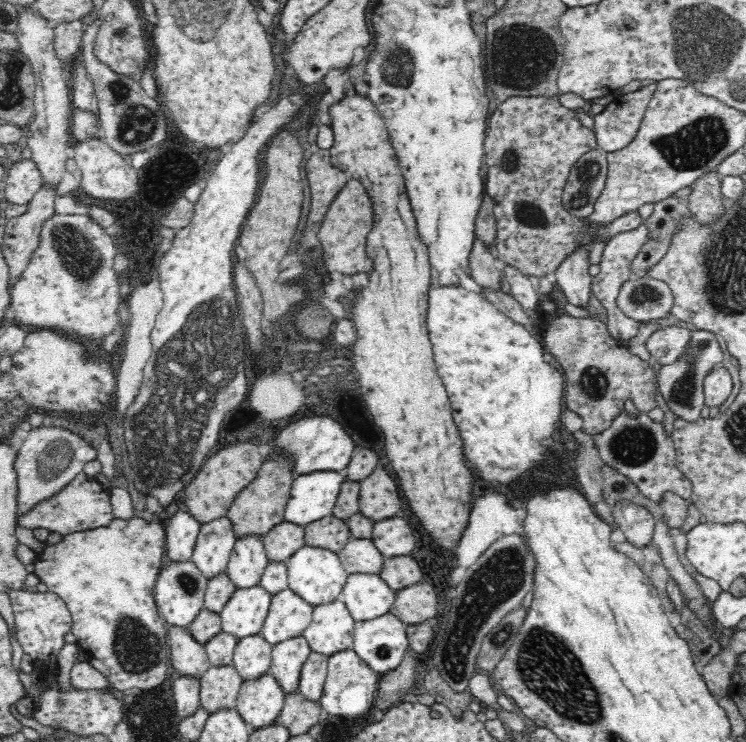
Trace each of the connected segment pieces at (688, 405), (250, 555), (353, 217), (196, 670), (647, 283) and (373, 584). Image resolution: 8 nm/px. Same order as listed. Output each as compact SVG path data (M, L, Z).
M695 329L689 332L690 338L685 351L672 363L663 364L658 372L659 388L668 410L678 418L690 422L698 420L705 407L705 381L708 372L719 366L724 360L722 348L716 340L716 335L710 331Z
M260 538L238 539L235 541L226 573L238 591L250 590L260 584L269 562Z
M350 179L344 188L334 198L330 210L318 231L318 240L322 245L322 260L327 266L327 272L332 275L356 276L360 272L369 274L373 264L365 253L365 242L373 225L371 200L363 185L355 179Z
M169 627L167 643L170 664L182 678L199 680L211 668L205 647L198 644L186 628Z
M650 277L631 278L616 295L617 309L632 321L657 320L668 314L673 305L671 288Z
M350 574L346 586L342 590L340 600L350 611L355 623L366 623L389 613L395 601L395 592L382 580L378 574Z

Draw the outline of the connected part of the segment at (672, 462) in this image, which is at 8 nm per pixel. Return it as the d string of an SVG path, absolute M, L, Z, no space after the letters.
M622 410L606 430L593 434L595 447L605 465L625 476L642 496L656 504L662 504L666 492L690 499L694 490L692 481L678 469L674 439L666 430L663 422L652 420L644 411L634 416Z

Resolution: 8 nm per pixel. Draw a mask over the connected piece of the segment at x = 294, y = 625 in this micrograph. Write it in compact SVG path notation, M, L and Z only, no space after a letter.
M289 588L271 596L268 616L262 626L261 637L276 647L286 640L303 636L313 617L313 608Z

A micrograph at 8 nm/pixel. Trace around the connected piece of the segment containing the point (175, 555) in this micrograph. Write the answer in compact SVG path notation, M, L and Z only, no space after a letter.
M185 510L166 522L166 554L171 562L191 560L201 525Z

